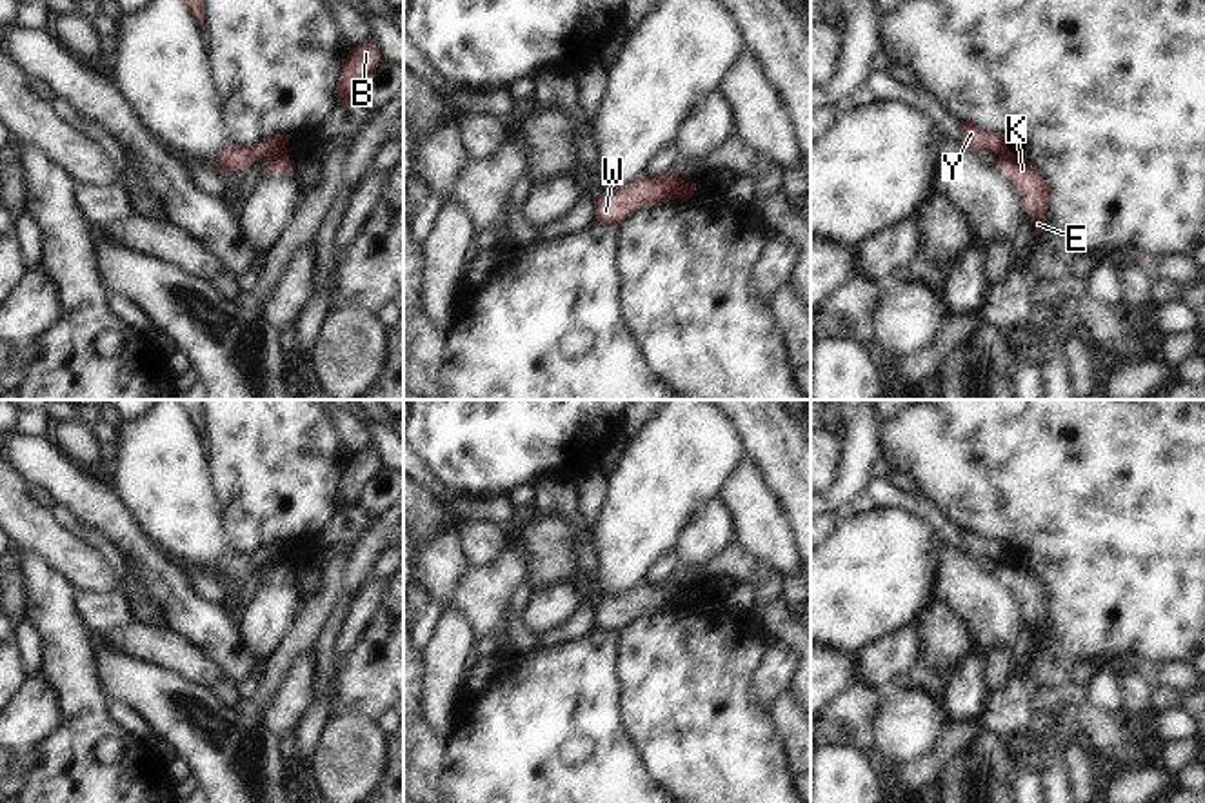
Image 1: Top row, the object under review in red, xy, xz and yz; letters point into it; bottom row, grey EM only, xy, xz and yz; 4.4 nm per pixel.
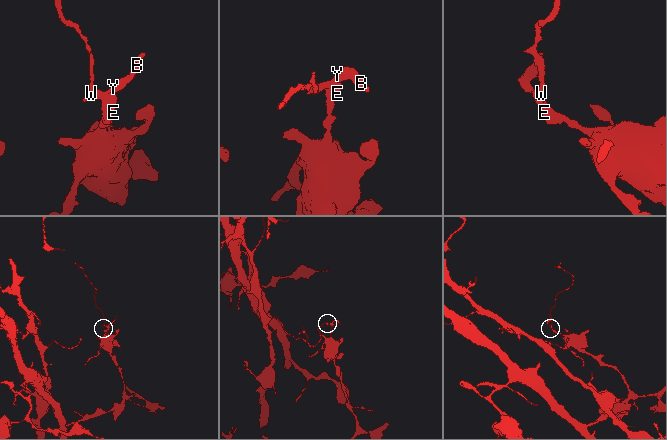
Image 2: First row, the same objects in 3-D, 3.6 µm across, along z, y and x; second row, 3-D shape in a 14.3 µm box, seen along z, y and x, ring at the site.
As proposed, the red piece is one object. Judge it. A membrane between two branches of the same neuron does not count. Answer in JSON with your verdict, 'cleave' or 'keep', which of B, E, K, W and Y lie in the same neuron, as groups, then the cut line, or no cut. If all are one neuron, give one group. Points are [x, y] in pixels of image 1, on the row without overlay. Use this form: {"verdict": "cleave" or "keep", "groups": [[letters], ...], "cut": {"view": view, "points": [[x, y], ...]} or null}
{"verdict": "cleave", "groups": [["B", "W", "Y"], ["E", "K"]], "cut": {"view": "xz", "points": [[684, 587], [666, 605]]}}

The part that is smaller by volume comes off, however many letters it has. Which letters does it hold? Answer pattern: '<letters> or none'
B, W, Y

